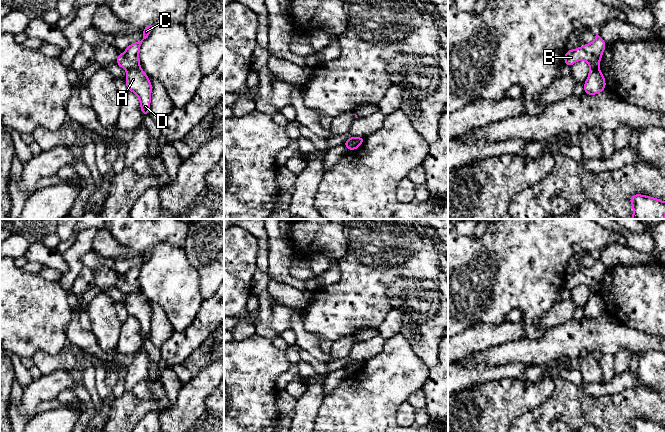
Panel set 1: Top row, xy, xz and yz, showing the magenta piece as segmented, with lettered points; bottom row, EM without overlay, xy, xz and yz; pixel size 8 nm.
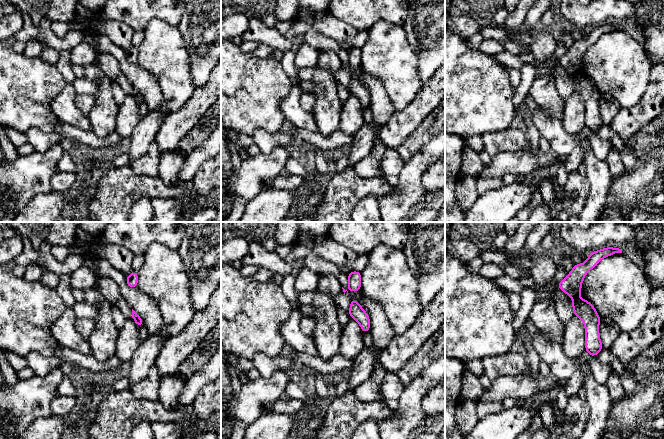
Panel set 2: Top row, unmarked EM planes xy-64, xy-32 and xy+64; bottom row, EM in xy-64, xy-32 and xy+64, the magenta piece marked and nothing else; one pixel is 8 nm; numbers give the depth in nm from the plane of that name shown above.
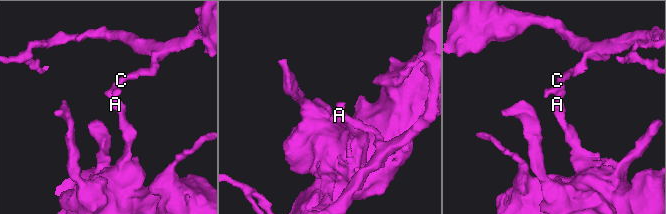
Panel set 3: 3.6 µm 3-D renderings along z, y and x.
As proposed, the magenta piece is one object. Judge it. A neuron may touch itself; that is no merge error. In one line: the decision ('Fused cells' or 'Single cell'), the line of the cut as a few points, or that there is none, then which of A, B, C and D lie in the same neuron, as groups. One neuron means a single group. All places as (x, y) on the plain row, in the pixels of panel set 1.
Fused cells. Split along xy (139, 290), (127, 295). Groups: A D / B C

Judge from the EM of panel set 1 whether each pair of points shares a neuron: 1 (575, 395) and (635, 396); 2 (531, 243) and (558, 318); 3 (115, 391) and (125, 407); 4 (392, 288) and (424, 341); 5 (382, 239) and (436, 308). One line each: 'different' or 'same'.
1: same
2: different
3: different
4: same
5: different

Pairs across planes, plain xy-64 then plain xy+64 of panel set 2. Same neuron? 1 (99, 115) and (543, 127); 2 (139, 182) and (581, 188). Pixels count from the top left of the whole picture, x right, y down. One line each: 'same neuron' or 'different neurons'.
1: different neurons
2: same neuron

